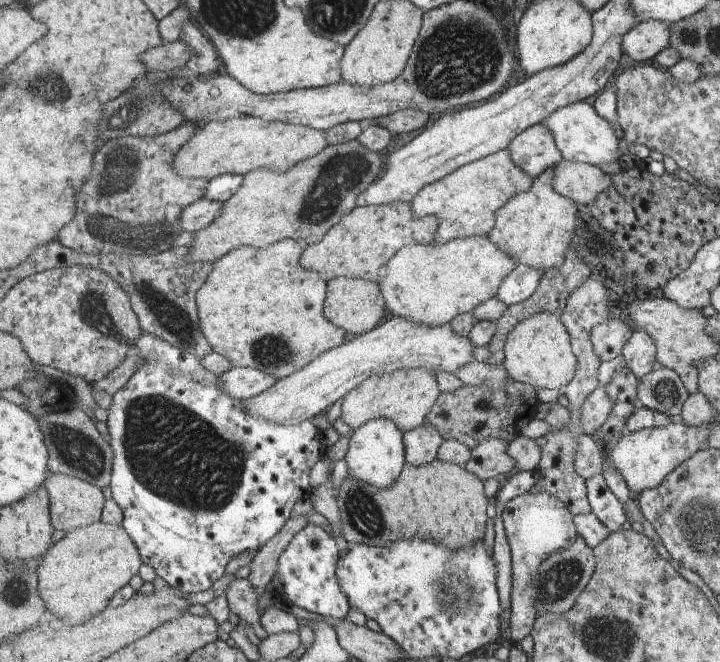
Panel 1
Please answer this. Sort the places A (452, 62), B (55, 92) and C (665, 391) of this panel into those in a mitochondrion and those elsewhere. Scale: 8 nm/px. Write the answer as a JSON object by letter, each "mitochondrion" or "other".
{"A":"mitochondrion","B":"mitochondrion","C":"mitochondrion"}

